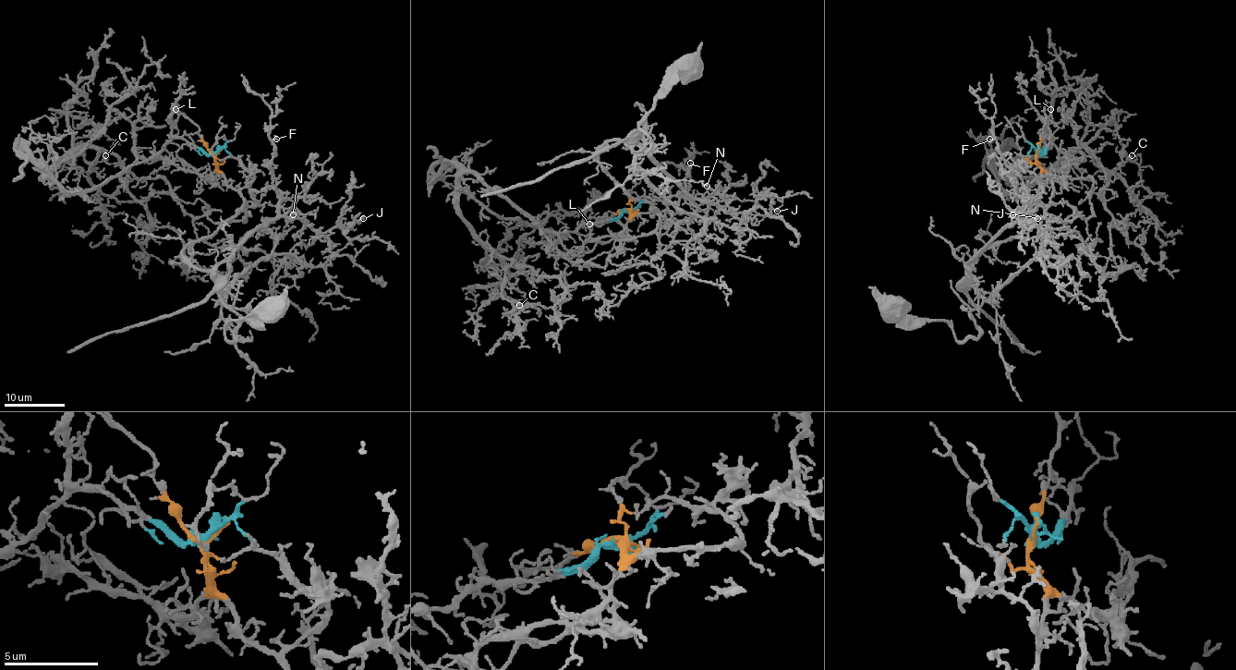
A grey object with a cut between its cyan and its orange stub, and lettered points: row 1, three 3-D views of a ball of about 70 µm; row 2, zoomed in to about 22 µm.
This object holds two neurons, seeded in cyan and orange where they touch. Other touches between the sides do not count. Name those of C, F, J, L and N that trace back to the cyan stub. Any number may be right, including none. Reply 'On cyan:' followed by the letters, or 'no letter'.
On cyan: C, L

